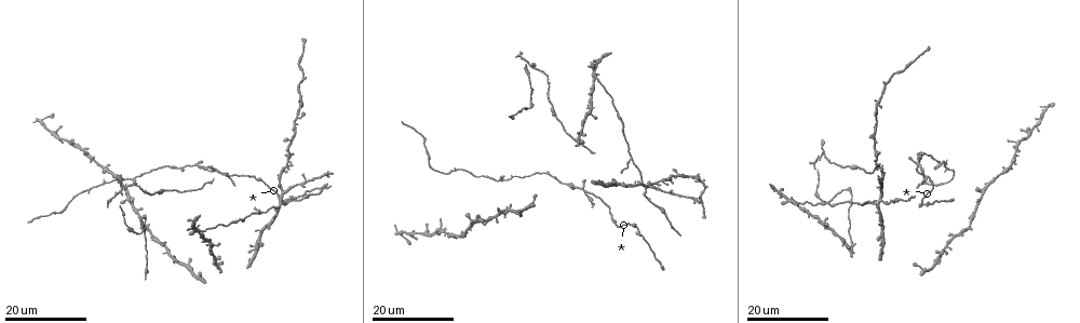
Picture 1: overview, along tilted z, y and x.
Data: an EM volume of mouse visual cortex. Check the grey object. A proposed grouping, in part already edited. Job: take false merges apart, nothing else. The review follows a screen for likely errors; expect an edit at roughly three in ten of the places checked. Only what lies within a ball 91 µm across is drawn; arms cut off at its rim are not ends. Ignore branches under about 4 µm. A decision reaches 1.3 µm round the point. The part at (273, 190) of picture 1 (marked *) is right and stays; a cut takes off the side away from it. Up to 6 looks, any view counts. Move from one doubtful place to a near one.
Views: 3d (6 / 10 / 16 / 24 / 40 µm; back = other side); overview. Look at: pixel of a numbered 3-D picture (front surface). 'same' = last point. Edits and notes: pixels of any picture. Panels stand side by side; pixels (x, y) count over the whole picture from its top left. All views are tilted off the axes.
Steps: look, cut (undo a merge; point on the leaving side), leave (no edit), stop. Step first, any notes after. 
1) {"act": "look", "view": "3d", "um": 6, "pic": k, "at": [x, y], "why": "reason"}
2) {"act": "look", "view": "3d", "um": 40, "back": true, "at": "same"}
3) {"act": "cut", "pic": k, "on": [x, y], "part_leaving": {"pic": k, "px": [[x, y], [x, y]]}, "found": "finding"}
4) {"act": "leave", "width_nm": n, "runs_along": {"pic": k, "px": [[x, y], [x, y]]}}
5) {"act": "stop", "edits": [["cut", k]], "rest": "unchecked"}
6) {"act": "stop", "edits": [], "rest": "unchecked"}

{"act": "look", "view": "3d", "um": 24, "pic": 1, "at": [942, 163]}

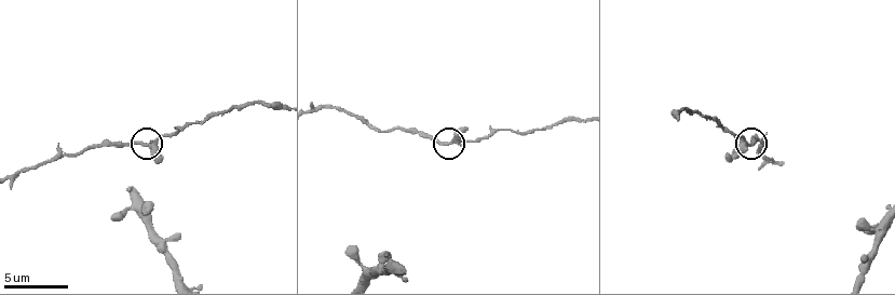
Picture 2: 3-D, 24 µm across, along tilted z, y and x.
{"act": "look", "view": "3d", "um": 10, "pic": 2, "at": [446, 144], "why": "zoom in"}

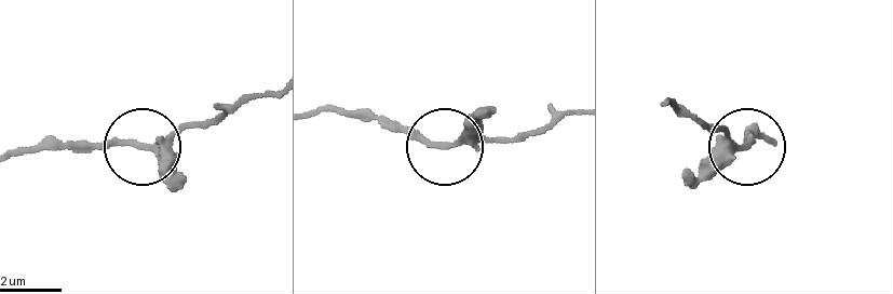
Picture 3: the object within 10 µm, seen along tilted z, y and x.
{"act": "leave", "width_nm": 200, "runs_along": {"pic": 3, "px": [[665, 101], [725, 128], [743, 148], [758, 128]]}, "found": "all the same neuron"}

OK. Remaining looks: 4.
{"act": "look", "view": "3d", "um": 24, "pic": 1, "at": [921, 165], "why": "three arms meet"}

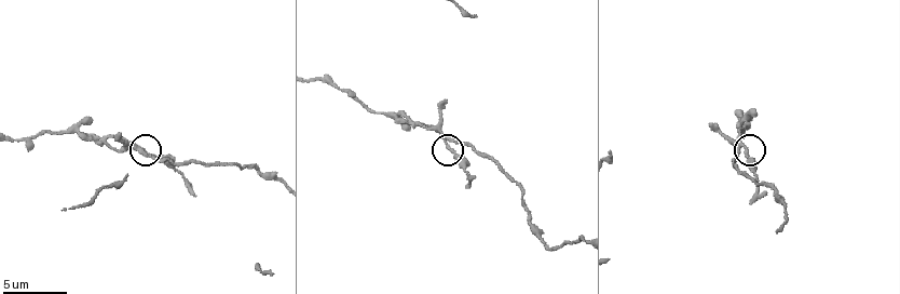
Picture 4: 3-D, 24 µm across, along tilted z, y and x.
{"act": "look", "view": "3d", "um": 10, "pic": 4, "at": [446, 144], "why": "zoom in"}

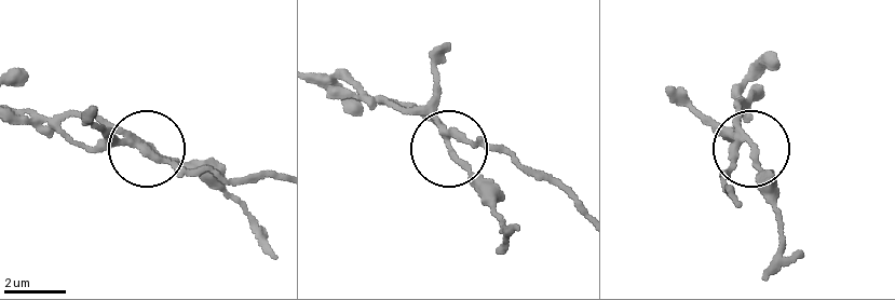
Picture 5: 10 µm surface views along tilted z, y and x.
{"act": "leave", "runs_along": {"pic": 5, "px": [[735, 198], [726, 181], [730, 165], [750, 152], [780, 209]]}, "found": "one neuron here"}

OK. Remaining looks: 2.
{"act": "look", "view": "3d", "um": 16, "pic": 1, "at": [630, 157], "why": "two arms in line, one across"}

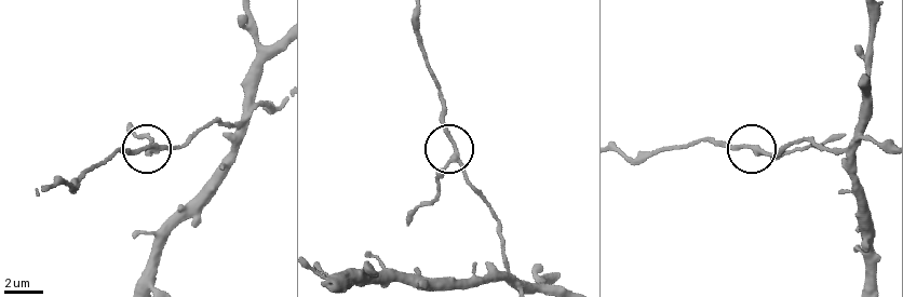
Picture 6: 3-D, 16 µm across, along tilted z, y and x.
{"act": "look", "view": "3d", "um": 10, "pic": 6, "at": [153, 152]}

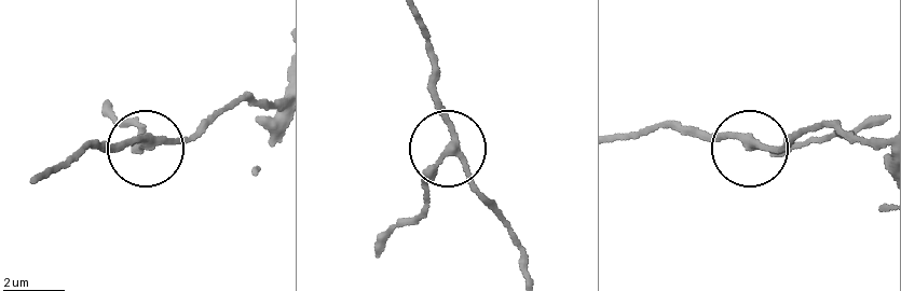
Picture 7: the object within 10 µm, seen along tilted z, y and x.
{"act": "leave", "side_arm_um": 5, "found": "one neuron here"}

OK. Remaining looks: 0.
{"act": "stop", "edits": [], "rest": "unchecked"}

